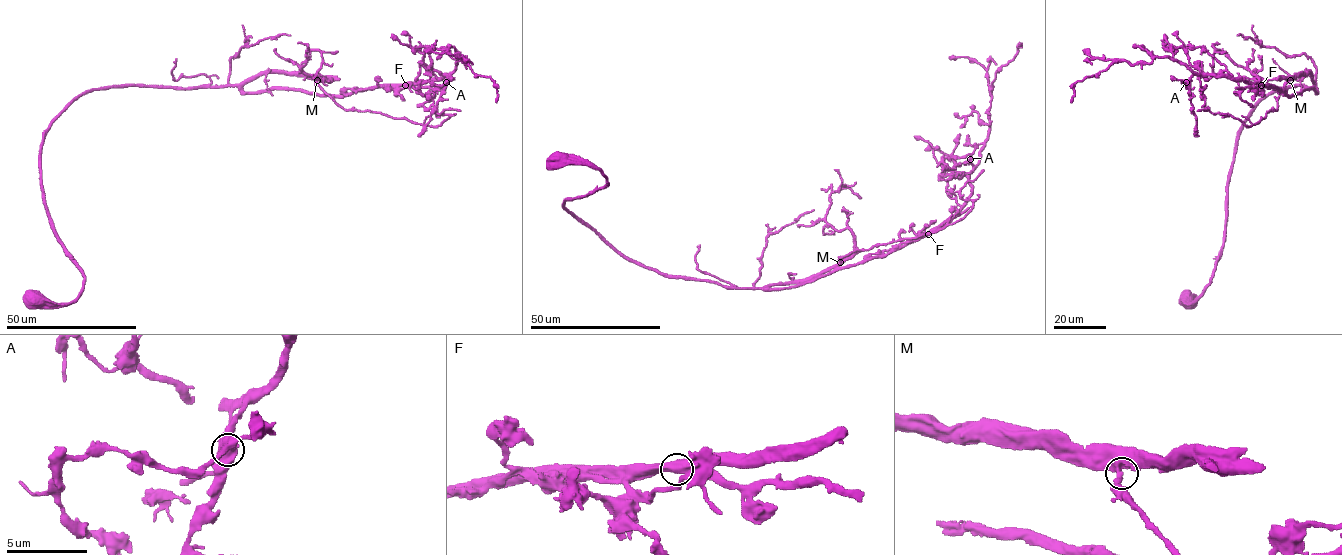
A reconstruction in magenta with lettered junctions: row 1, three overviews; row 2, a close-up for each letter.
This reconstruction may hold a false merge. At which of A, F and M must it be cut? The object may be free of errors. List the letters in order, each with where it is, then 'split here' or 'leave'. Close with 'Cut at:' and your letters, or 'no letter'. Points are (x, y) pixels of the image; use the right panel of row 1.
A: at (1186, 82); leave
F: at (1261, 85); split here
M: at (1290, 80); leave
Cut at: F

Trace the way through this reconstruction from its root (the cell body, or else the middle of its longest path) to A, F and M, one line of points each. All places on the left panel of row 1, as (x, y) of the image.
A: (35, 300), (68, 304), (84, 283), (41, 170), (44, 132), (82, 94), (344, 96), (446, 82)
F: (35, 300), (68, 304), (84, 283), (41, 170), (44, 132), (82, 94), (344, 96), (405, 85)
M: (35, 300), (68, 304), (84, 283), (41, 170), (44, 132), (78, 97), (242, 86), (276, 72), (317, 80)

